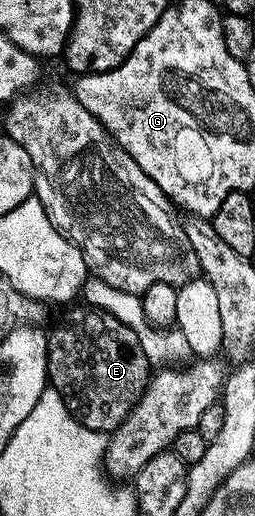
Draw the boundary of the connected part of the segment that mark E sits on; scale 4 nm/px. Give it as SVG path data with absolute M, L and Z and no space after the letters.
M95 310L94 319L77 315L70 311L62 319L62 324L49 332L46 340L46 377L49 386L64 401L64 405L74 414L74 420L88 429L112 433L128 417L128 413L138 403L146 391L152 374L152 364L144 355L136 334L126 324L106 311Z

